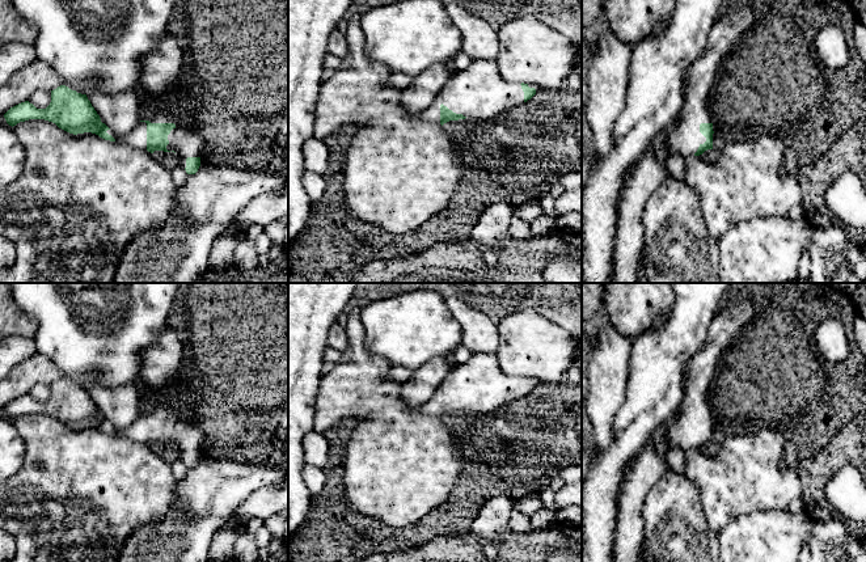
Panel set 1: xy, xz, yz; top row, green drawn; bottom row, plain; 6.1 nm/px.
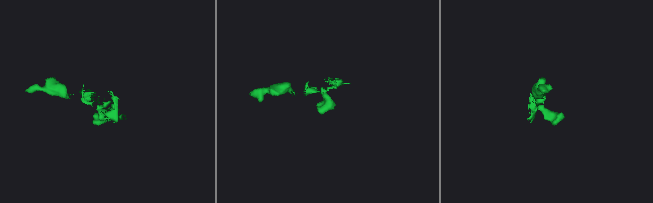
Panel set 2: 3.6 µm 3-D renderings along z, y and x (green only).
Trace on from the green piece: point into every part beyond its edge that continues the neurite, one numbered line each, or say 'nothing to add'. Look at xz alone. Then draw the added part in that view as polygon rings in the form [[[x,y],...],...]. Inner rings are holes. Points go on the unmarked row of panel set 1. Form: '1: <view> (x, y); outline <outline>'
1: xz (480, 385); outline [[[474,352],[464,364],[455,364],[434,397],[422,405],[422,414],[440,418],[440,398],[472,413],[491,413],[524,397],[520,376],[504,373],[495,352]]]

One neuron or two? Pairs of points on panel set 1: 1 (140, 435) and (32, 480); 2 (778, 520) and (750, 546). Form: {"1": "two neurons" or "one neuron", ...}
{"1": "two neurons", "2": "one neuron"}

